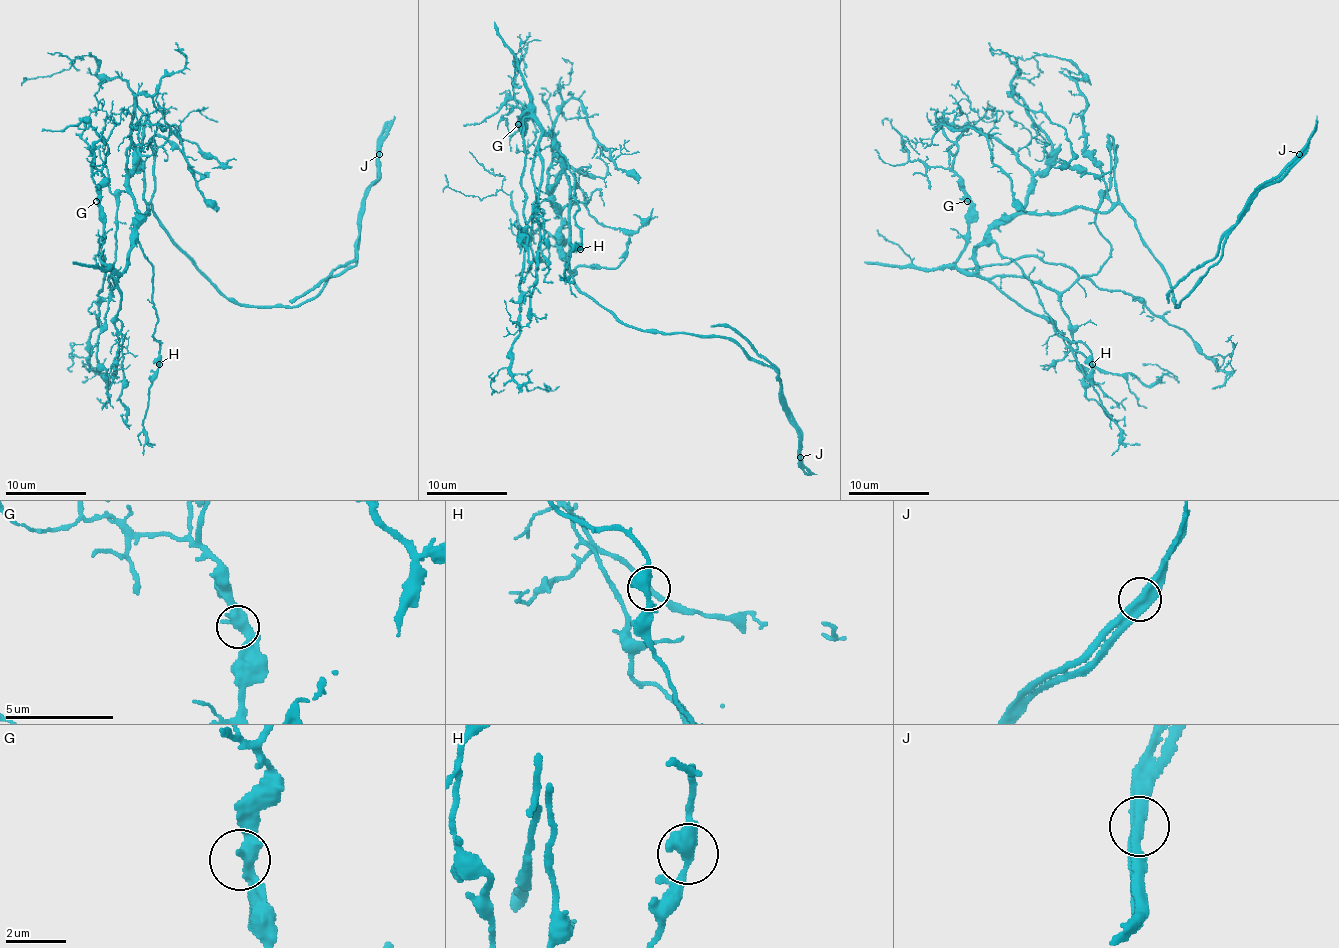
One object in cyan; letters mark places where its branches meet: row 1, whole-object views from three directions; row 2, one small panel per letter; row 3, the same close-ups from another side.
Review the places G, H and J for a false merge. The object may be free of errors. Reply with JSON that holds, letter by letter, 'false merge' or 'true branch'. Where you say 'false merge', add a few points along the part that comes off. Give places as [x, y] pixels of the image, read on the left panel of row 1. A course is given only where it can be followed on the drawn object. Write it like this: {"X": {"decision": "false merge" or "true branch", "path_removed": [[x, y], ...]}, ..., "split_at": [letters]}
{"G": {"decision": "true branch"}, "H": {"decision": "true branch"}, "J": {"decision": "false merge", "path_removed": [[378, 154], [378, 179], [366, 193], [356, 257], [290, 301]]}, "split_at": ["J"]}

